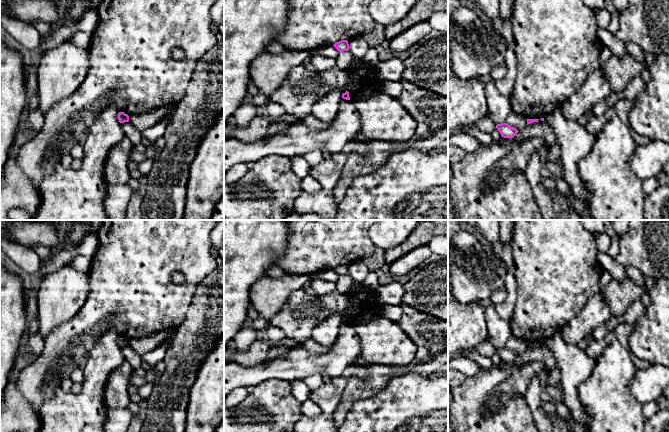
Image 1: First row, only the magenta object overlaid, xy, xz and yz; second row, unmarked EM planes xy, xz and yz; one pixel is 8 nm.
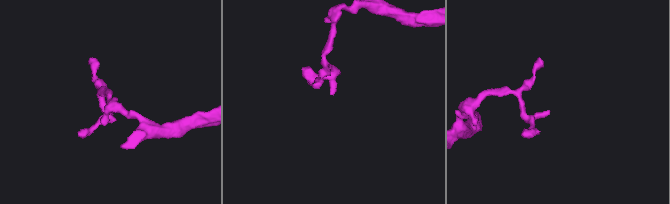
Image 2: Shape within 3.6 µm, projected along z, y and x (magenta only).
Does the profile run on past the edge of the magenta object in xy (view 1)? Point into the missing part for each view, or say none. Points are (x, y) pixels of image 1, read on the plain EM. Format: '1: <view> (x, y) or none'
1: none

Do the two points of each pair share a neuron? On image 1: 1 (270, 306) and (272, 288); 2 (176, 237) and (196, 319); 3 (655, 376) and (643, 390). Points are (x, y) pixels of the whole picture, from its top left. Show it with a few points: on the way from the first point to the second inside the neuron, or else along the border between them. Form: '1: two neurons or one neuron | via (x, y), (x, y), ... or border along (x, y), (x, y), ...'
1: one neuron | via (270, 302), (272, 292)
2: two neurons | border along (203, 279), (196, 287), (186, 316), (182, 321)
3: one neuron | via (653, 379), (645, 387)

